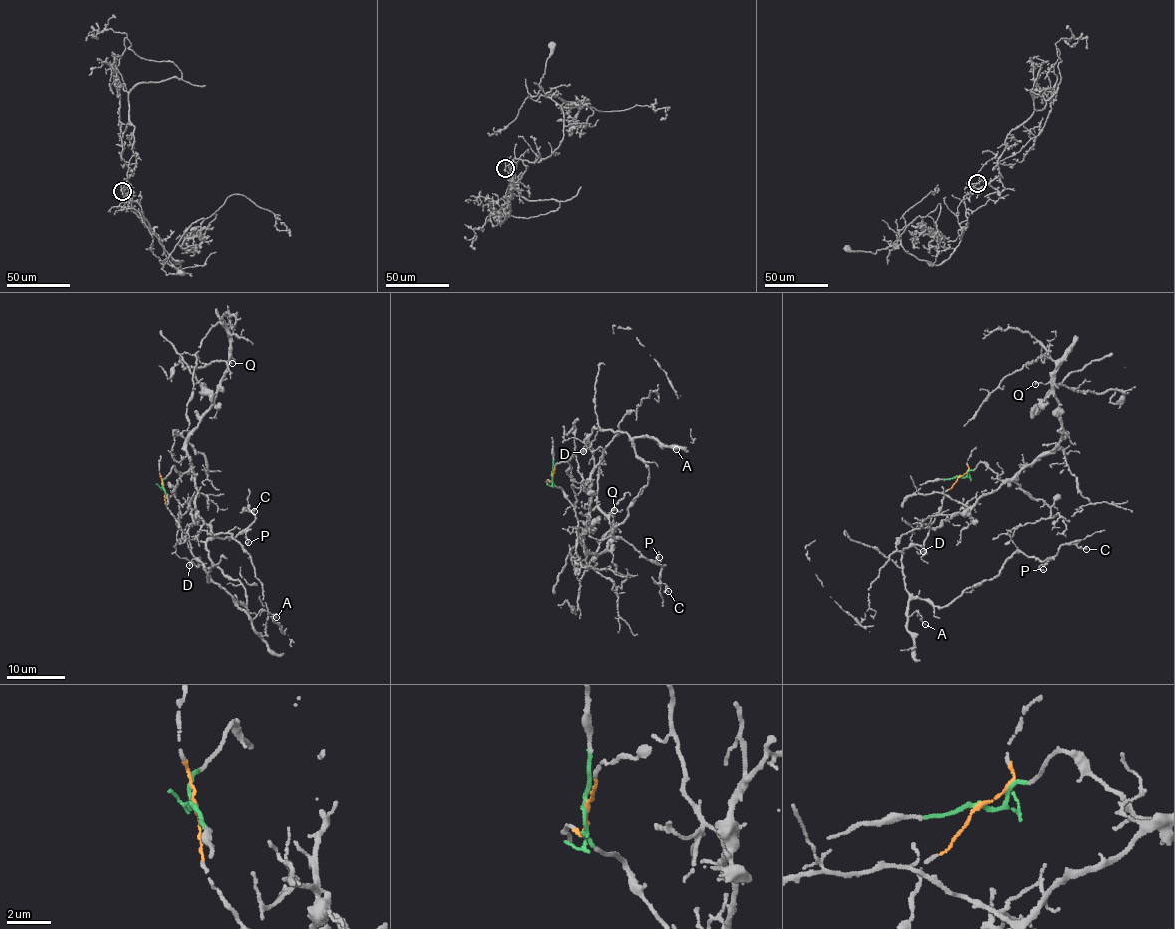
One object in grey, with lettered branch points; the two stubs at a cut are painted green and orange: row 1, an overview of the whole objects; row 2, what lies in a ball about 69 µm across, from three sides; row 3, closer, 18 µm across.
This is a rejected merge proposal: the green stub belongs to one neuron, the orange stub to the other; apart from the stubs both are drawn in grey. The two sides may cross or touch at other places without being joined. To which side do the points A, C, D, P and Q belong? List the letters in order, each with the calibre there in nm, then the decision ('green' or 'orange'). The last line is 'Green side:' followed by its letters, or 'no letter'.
A: 80 nm thick; orange
C: 220 nm thick; orange
D: 150 nm thick; orange
P: 120 nm thick; orange
Q: 140 nm thick; green
Green side: Q

